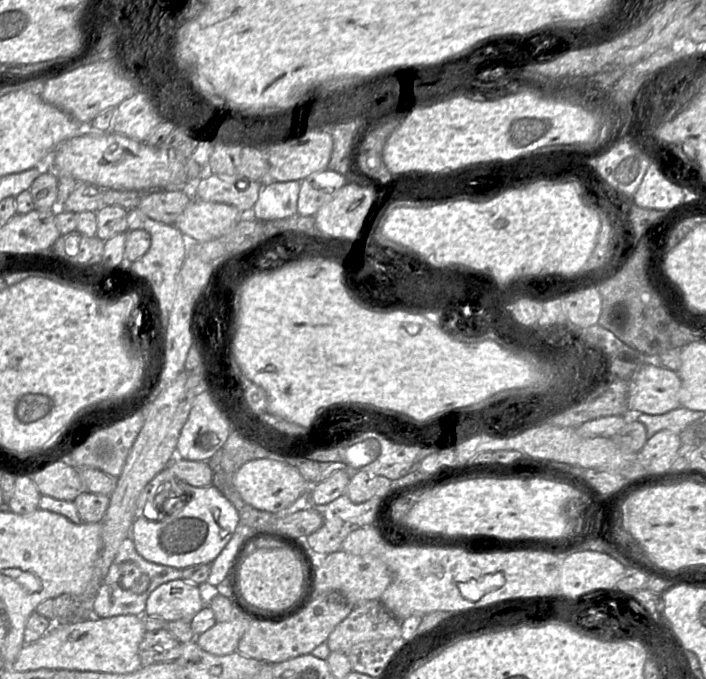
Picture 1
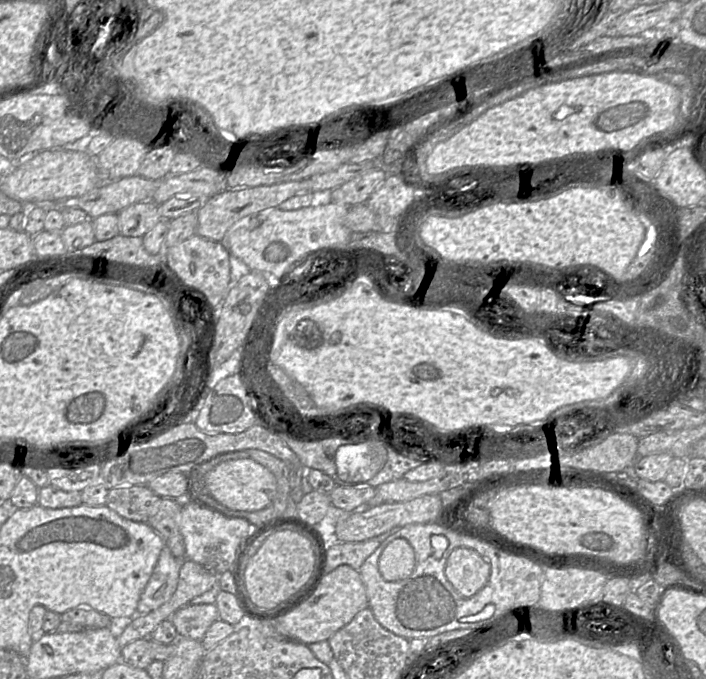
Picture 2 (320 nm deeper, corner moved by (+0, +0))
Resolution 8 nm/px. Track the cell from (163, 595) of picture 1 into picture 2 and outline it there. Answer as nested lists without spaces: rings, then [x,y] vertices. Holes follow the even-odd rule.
[[[187,604],[178,609],[169,620],[179,638],[201,641],[208,628],[219,619],[216,604]]]

